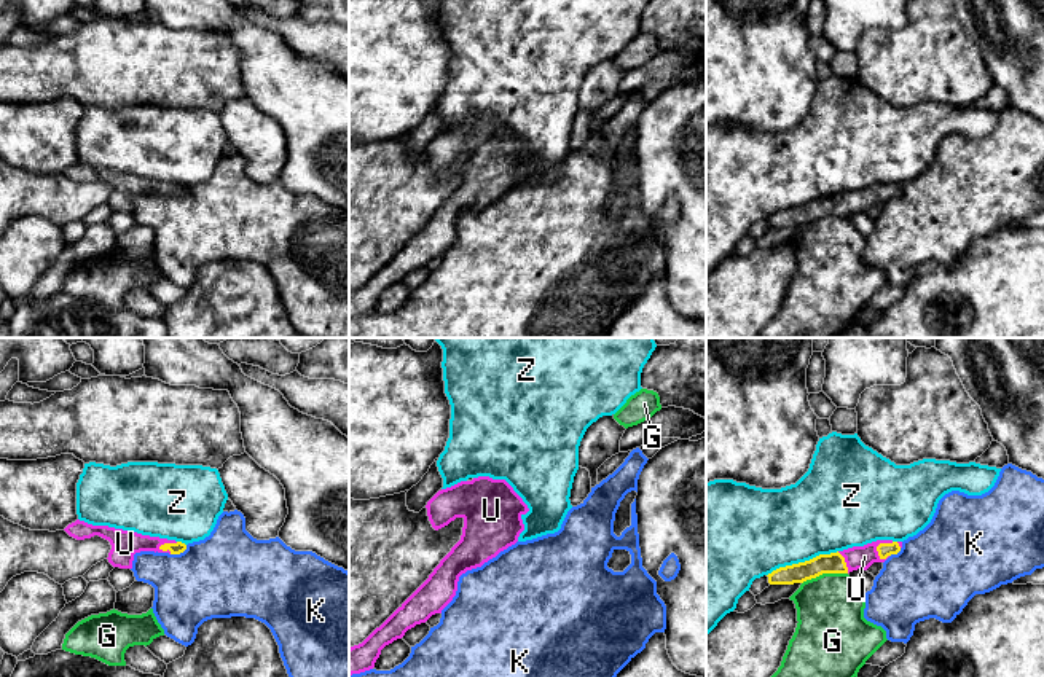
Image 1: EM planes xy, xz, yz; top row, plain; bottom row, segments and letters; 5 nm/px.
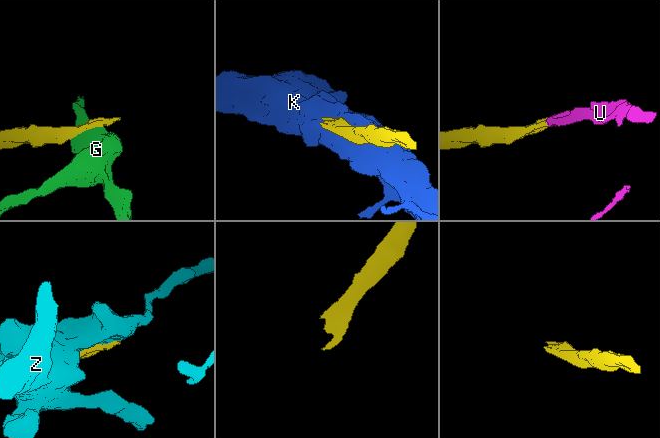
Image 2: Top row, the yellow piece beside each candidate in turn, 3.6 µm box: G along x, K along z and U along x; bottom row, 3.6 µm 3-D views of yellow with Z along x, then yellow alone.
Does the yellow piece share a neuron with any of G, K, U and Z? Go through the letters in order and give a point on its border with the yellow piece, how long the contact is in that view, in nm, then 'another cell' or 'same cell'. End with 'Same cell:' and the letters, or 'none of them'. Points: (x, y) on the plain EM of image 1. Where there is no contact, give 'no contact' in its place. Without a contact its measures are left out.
G: contact yz (824, 215); length 240 nm; another cell
K: contact xy (179, 196); length 100 nm; another cell
U: contact yz (879, 188); length 120 nm; same cell
Z: contact yz (802, 206); length 380 nm; another cell
Same cell: U

